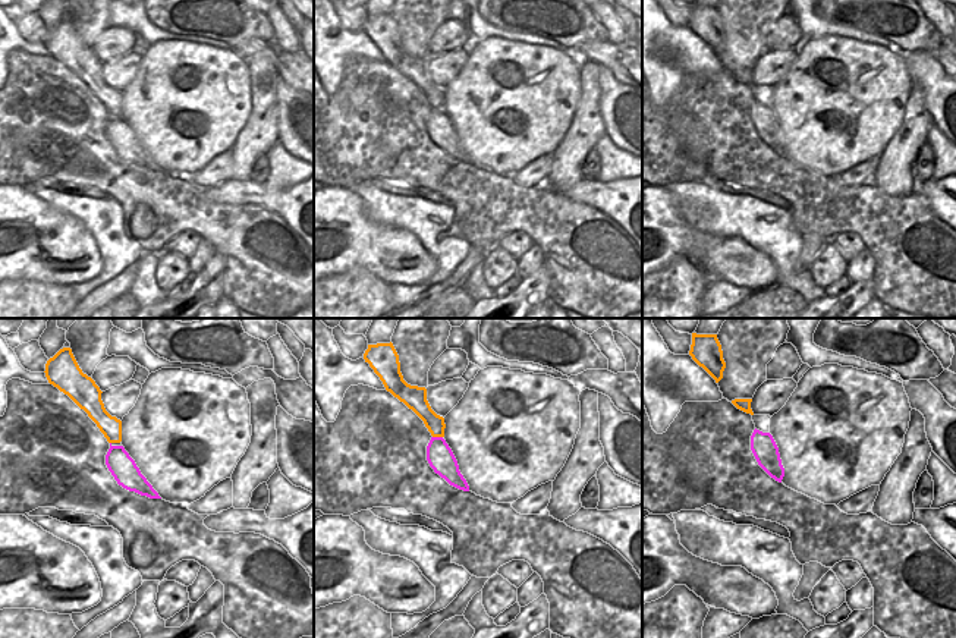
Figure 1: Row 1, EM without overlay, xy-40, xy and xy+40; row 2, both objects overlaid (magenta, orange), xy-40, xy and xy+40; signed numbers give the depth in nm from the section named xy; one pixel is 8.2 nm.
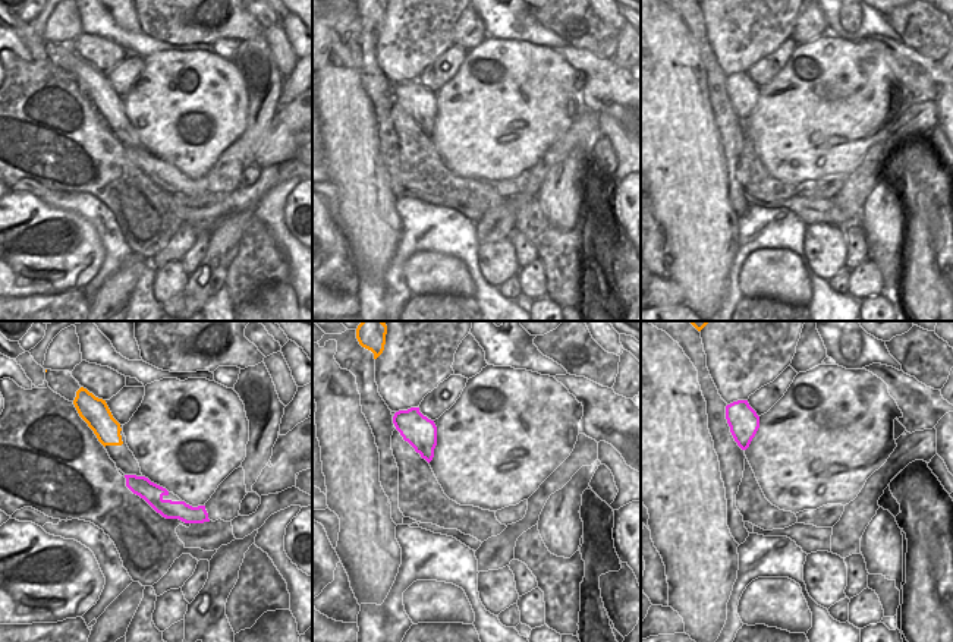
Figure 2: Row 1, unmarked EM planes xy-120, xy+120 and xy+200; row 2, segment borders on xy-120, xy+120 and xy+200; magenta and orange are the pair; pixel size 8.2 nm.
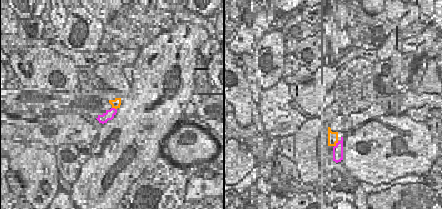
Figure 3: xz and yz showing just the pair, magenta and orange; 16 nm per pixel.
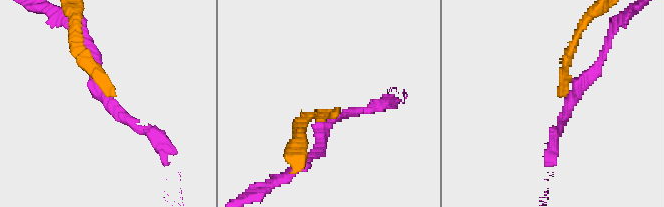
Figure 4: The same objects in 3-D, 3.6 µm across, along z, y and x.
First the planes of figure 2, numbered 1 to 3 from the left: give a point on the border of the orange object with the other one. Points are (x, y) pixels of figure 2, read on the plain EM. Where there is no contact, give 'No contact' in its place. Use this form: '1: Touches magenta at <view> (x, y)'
1: No contact
2: No contact
3: No contact

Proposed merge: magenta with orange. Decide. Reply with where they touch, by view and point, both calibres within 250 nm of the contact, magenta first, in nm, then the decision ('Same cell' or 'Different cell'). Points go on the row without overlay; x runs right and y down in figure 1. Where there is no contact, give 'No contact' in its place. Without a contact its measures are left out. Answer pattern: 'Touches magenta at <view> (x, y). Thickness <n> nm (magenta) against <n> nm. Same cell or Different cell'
Touches magenta at xy (437, 109). Thickness 220 nm (magenta) against 150 nm. Different cell

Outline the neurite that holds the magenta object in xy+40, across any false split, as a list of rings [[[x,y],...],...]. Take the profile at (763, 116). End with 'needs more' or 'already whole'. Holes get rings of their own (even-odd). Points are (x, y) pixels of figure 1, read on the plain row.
[[[754,101],[751,107],[751,122],[758,136],[776,153],[782,154],[784,139],[782,136],[779,119],[770,104]]]; already whole

